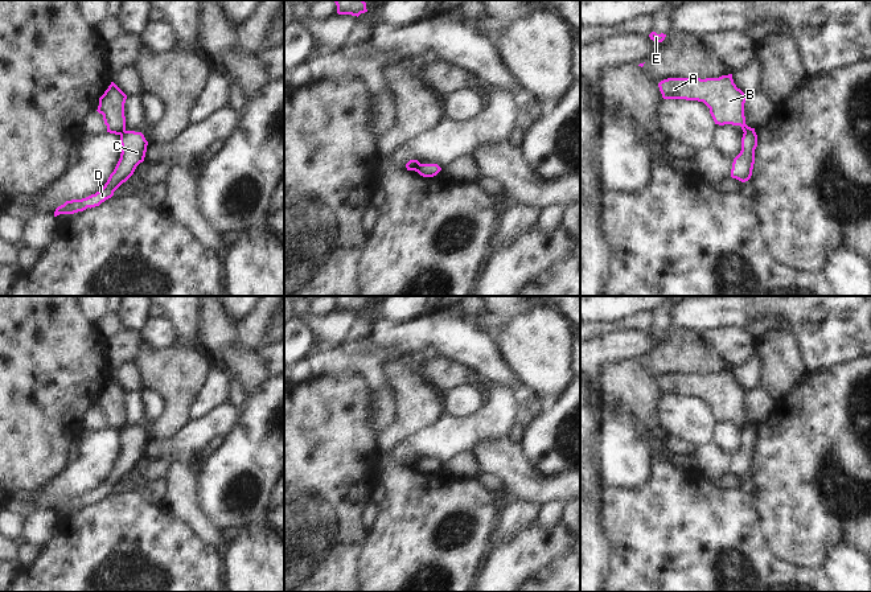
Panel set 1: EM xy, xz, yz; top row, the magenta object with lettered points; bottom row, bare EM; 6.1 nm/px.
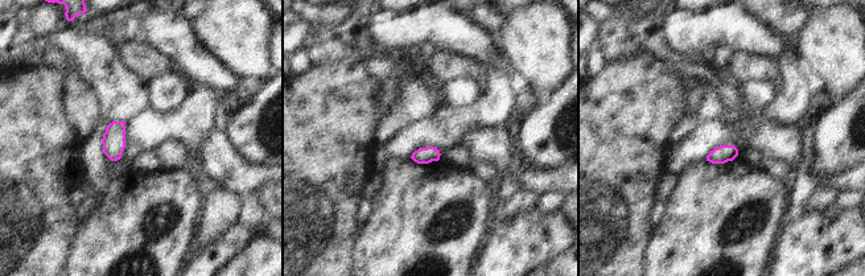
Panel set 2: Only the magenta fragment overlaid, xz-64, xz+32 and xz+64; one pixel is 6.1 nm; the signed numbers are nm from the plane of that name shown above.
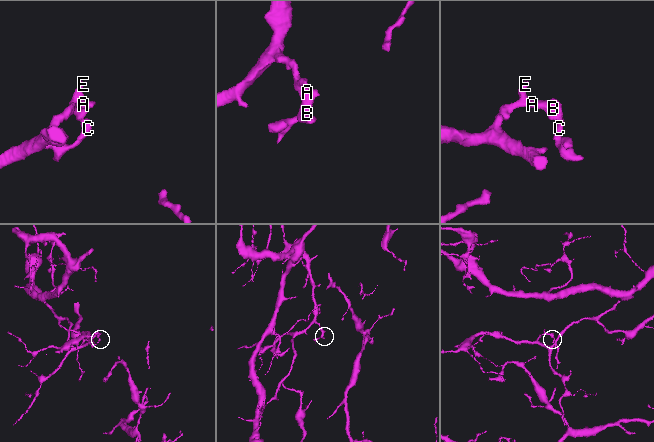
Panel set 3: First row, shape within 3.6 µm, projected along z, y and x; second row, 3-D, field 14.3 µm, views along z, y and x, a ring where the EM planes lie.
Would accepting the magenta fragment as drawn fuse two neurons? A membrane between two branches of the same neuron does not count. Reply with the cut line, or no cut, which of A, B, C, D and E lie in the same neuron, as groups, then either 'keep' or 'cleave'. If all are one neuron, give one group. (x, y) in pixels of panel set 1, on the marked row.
cut xz (419, 163), (415, 171); groups A B E / C D; cleave

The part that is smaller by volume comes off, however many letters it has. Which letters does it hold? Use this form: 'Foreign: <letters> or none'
Foreign: C, D.

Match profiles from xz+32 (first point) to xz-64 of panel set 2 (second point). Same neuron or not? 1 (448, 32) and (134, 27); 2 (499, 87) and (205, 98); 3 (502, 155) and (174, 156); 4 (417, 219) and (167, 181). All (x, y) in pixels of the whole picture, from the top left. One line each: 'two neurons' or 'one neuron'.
1: two neurons
2: one neuron
3: two neurons
4: one neuron

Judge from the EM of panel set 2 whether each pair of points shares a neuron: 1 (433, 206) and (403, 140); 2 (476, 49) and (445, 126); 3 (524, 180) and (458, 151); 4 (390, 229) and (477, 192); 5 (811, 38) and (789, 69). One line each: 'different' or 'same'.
1: different
2: different
3: different
4: same
5: different

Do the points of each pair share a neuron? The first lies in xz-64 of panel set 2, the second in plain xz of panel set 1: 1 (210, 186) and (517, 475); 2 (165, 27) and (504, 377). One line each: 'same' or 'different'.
1: different
2: same

